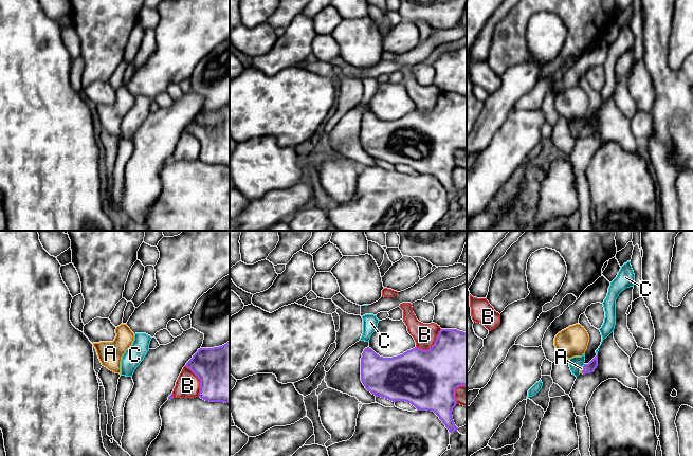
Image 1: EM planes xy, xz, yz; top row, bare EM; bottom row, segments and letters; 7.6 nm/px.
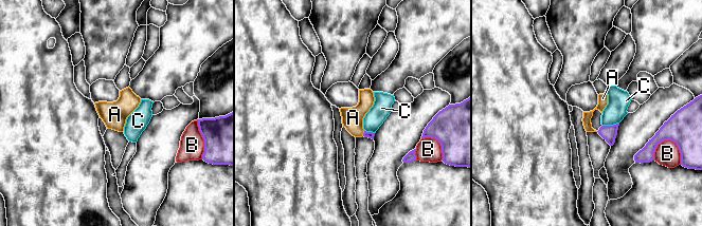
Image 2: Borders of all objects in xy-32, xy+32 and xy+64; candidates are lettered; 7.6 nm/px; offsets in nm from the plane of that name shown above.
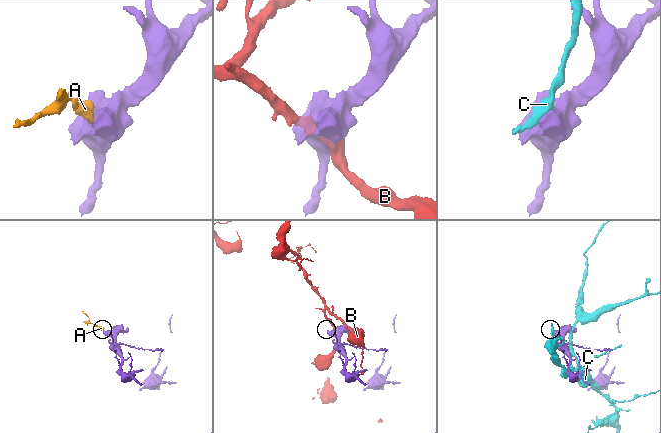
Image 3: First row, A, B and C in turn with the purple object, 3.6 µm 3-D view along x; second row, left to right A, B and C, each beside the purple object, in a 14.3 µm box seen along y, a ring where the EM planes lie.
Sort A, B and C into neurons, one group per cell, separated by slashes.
A / B / C

